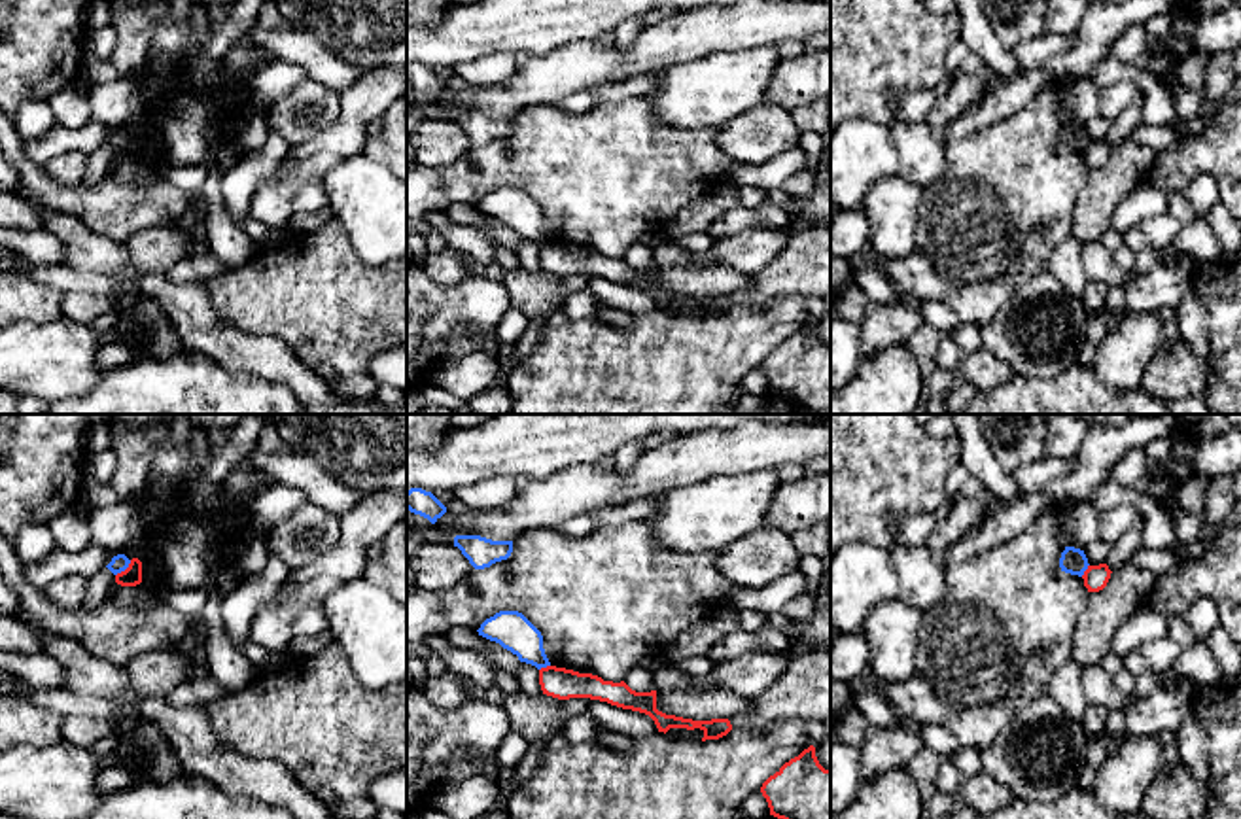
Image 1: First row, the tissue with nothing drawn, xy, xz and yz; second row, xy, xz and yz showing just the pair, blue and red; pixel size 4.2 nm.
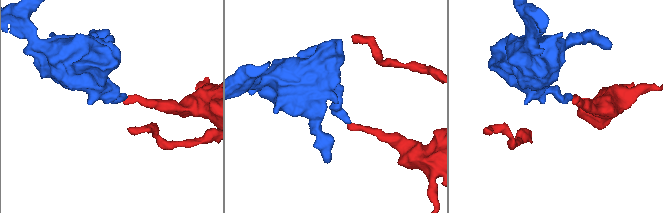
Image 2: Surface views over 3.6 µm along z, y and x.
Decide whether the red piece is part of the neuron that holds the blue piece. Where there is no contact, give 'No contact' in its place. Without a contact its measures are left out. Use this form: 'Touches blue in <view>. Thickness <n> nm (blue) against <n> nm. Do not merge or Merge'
Touches blue in xy. Thickness 70 nm (blue) against 80 nm. Do not merge

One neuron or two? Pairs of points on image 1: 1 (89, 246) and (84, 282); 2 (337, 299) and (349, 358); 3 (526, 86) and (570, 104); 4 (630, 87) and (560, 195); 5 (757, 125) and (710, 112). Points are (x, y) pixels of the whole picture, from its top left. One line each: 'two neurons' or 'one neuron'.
1: two neurons
2: one neuron
3: two neurons
4: two neurons
5: two neurons

